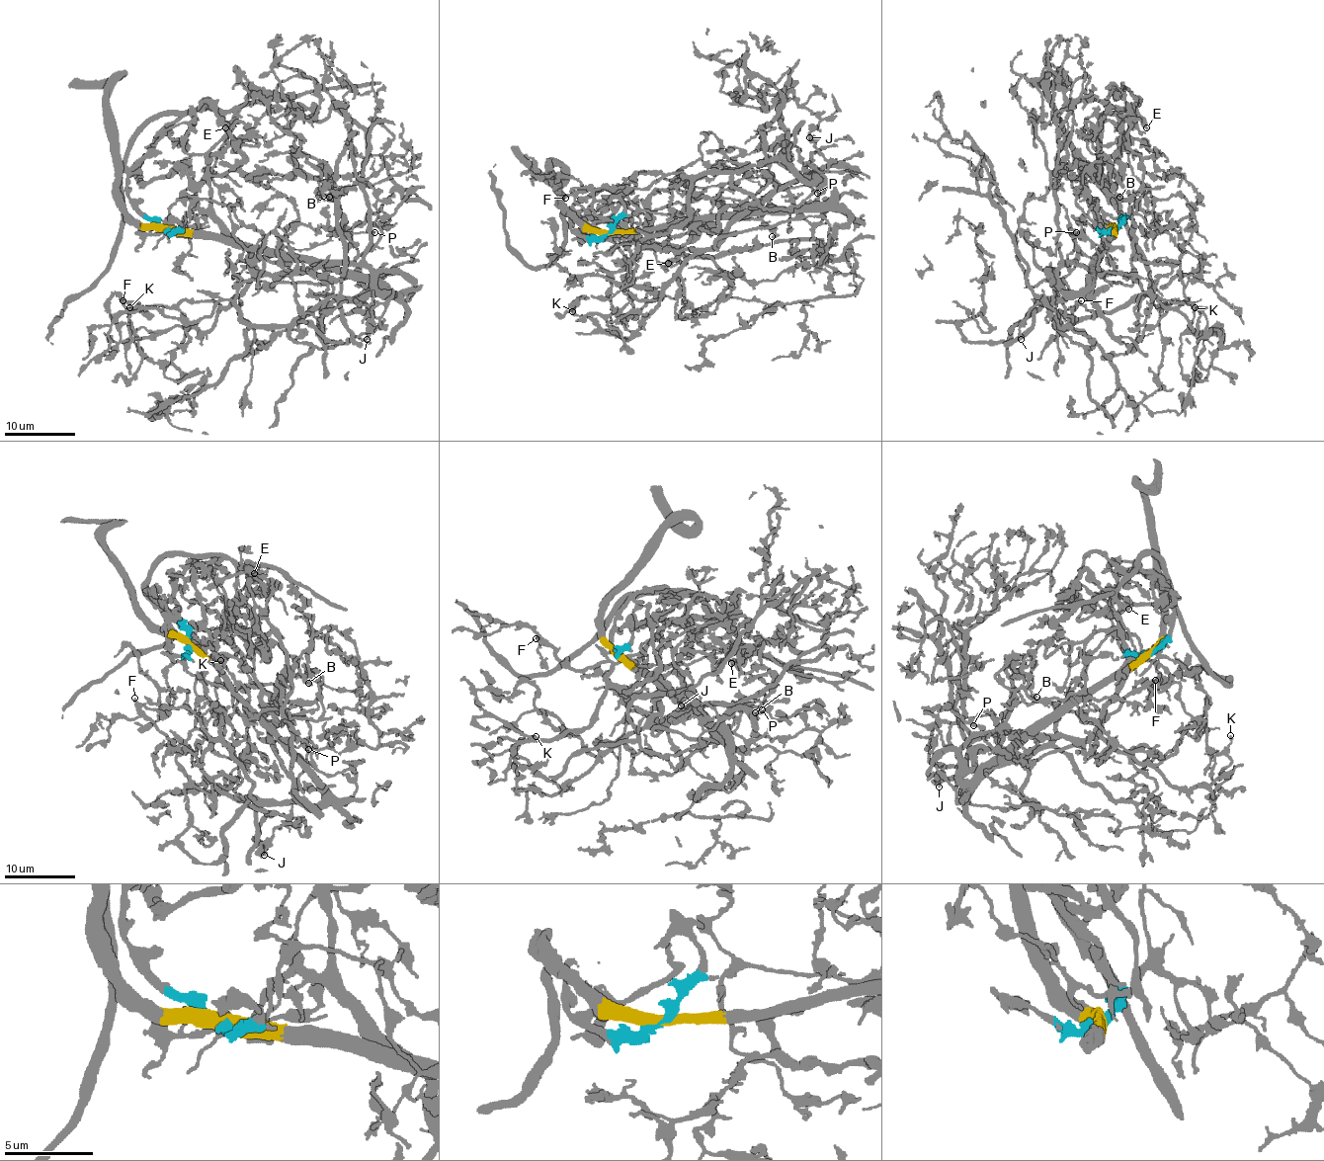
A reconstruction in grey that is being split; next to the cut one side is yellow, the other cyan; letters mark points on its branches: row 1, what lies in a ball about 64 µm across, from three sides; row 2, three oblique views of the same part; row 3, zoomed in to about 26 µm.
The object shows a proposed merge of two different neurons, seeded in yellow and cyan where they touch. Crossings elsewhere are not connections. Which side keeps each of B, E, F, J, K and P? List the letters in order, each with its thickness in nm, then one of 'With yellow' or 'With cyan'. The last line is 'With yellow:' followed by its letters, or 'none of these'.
B: Thickness 300 nm. With yellow
E: Thickness 400 nm. With cyan
F: Thickness 180 nm. With yellow
J: Thickness 220 nm. With yellow
K: Thickness 180 nm. With yellow
P: Thickness 170 nm. With yellow
With yellow: B, F, J, K, P

